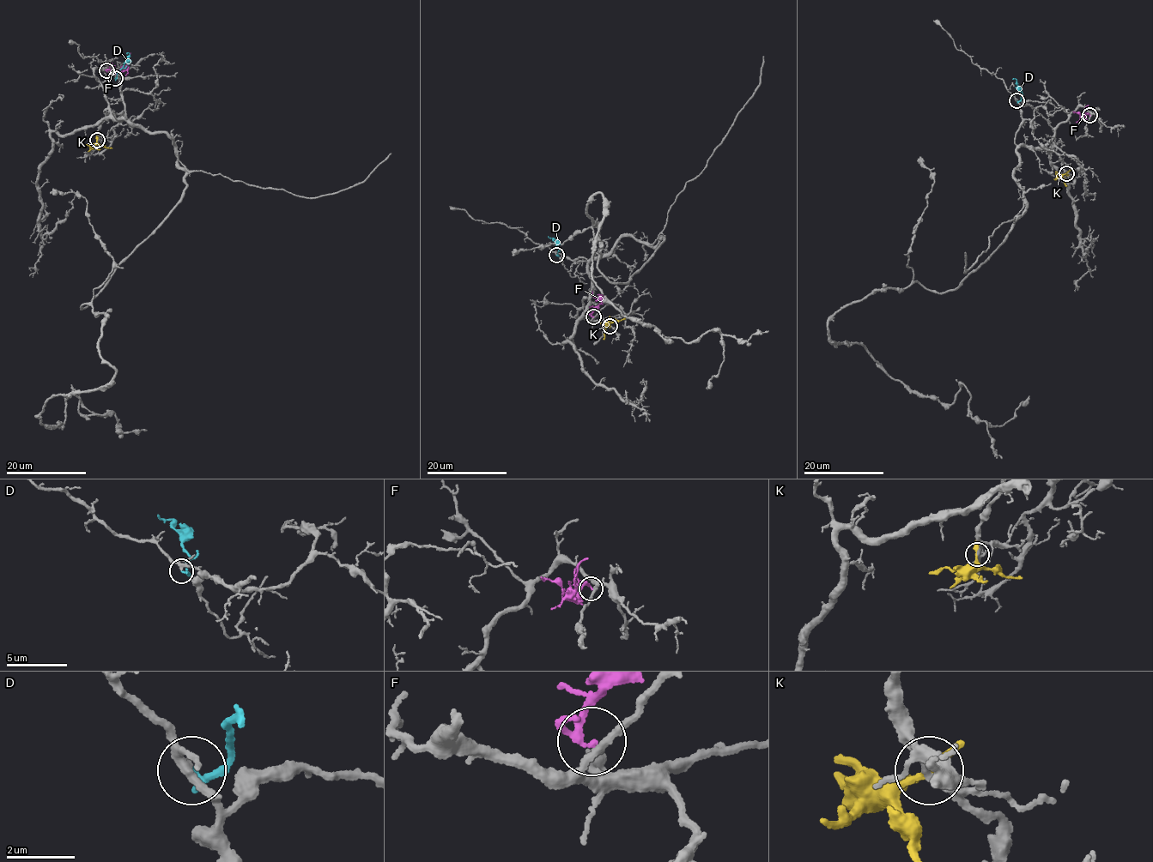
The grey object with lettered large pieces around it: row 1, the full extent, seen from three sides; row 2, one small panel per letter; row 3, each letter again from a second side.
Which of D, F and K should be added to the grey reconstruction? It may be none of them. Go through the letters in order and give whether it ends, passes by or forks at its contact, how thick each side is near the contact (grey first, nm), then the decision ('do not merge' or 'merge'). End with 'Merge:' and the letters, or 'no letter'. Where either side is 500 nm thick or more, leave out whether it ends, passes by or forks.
D: it ends | 200/190 nm | do not merge
F: it passes by | 200/140 nm | do not merge
K: it ends | 200/320 nm | do not merge
Merge: no letter

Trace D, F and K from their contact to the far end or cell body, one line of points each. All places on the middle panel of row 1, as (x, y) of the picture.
D: (556, 255), (558, 256), (558, 250), (552, 238), (549, 237)
F: (593, 316), (592, 311), (600, 304), (598, 294)
K: (609, 325), (607, 324), (603, 339)

